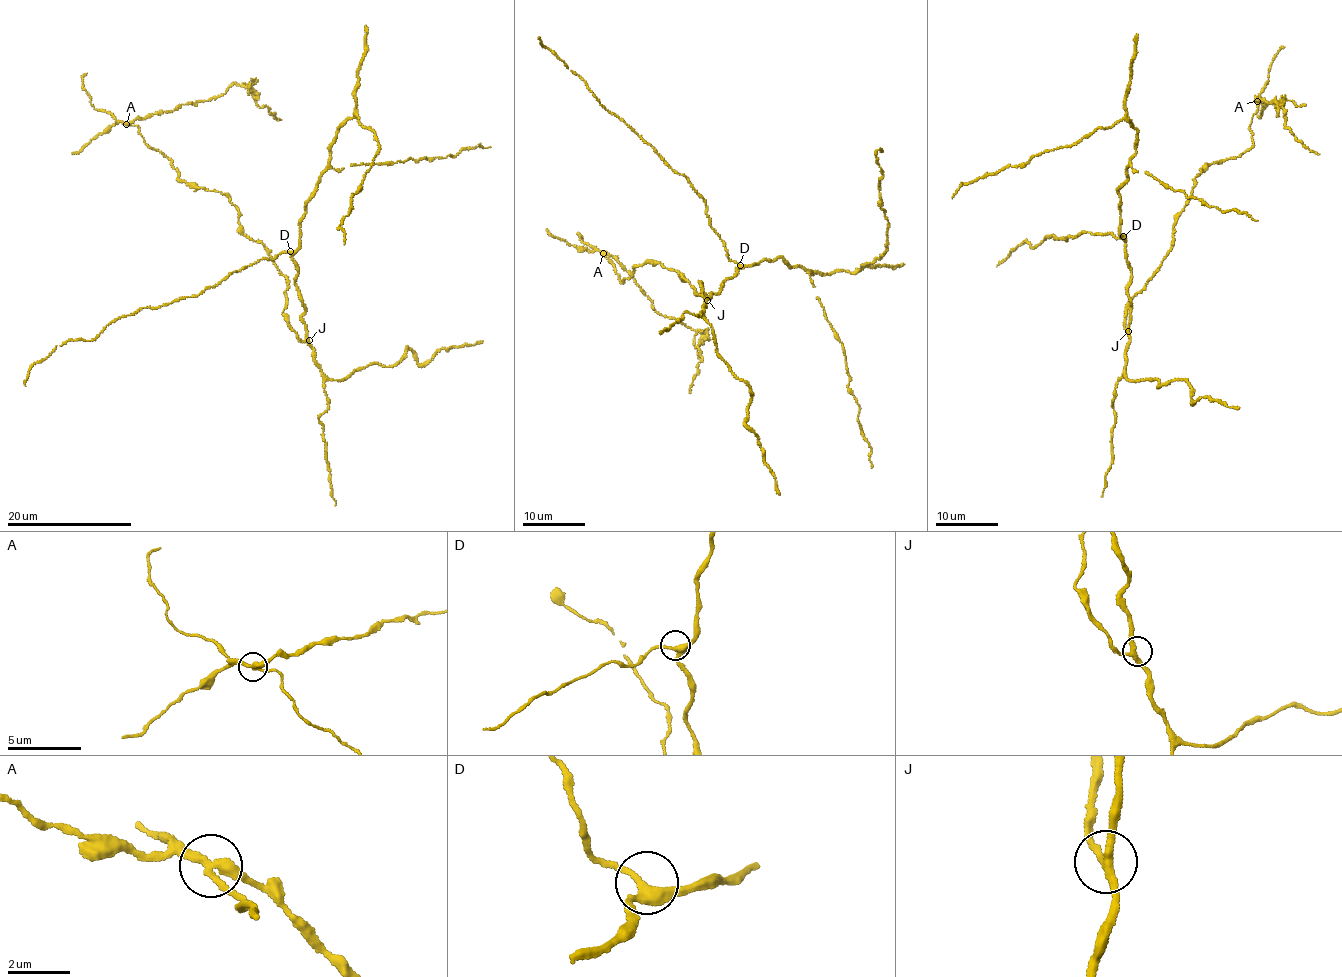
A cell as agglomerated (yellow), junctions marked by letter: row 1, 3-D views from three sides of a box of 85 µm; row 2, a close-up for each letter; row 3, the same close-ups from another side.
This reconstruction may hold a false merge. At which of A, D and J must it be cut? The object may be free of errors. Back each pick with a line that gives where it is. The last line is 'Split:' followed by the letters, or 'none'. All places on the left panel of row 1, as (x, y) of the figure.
A: Place: (126, 124)
Split: A

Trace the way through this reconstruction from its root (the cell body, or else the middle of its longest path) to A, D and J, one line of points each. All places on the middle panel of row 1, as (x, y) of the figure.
A: (699, 284), (703, 297), (677, 272), (645, 261), (620, 282), (603, 253)
D: (699, 284), (703, 297), (708, 298), (719, 292), (723, 280), (736, 275), (740, 265)
J: (699, 284), (707, 300)

